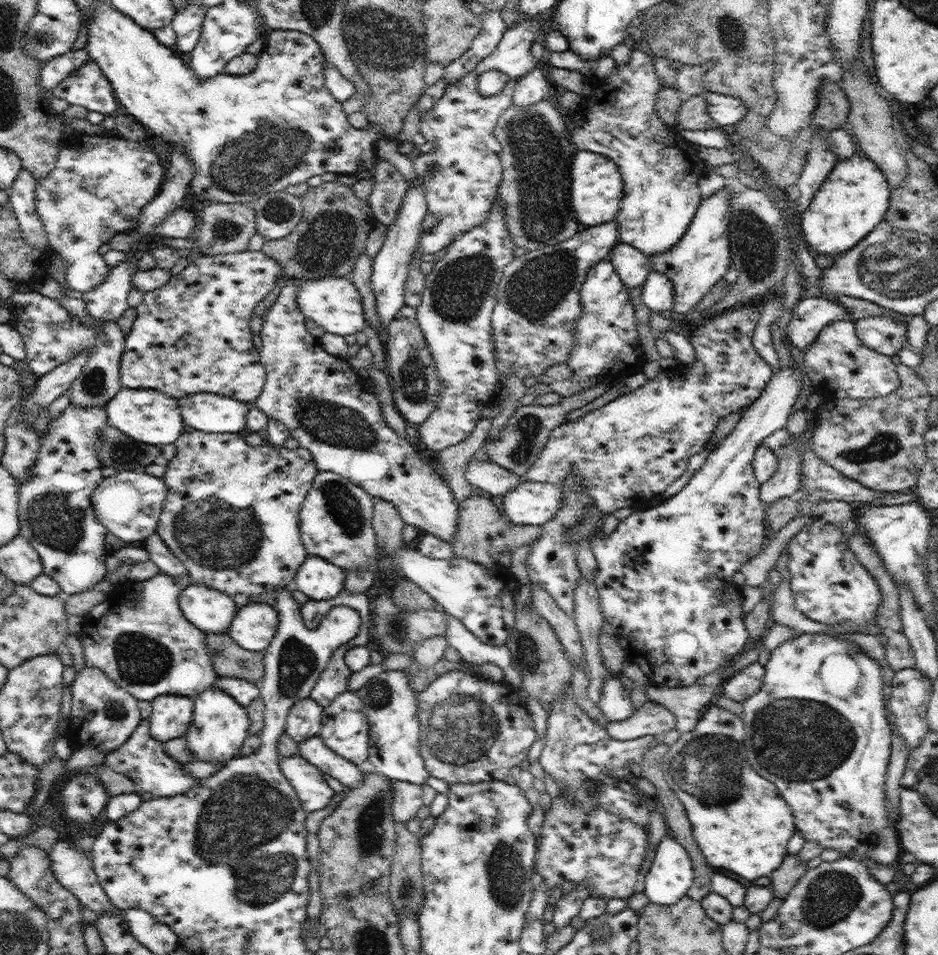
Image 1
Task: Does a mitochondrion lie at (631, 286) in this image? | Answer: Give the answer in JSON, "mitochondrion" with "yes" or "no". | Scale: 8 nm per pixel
{"mitochondrion":"no"}

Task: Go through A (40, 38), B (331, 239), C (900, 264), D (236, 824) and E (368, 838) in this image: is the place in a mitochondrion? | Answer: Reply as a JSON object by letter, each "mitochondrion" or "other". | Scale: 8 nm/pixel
{"A":"mitochondrion","B":"mitochondrion","C":"mitochondrion","D":"mitochondrion","E":"mitochondrion"}

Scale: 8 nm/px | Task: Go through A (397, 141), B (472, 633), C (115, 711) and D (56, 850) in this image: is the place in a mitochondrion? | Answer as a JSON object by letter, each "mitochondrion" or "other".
{"A":"other","B":"other","C":"mitochondrion","D":"other"}

